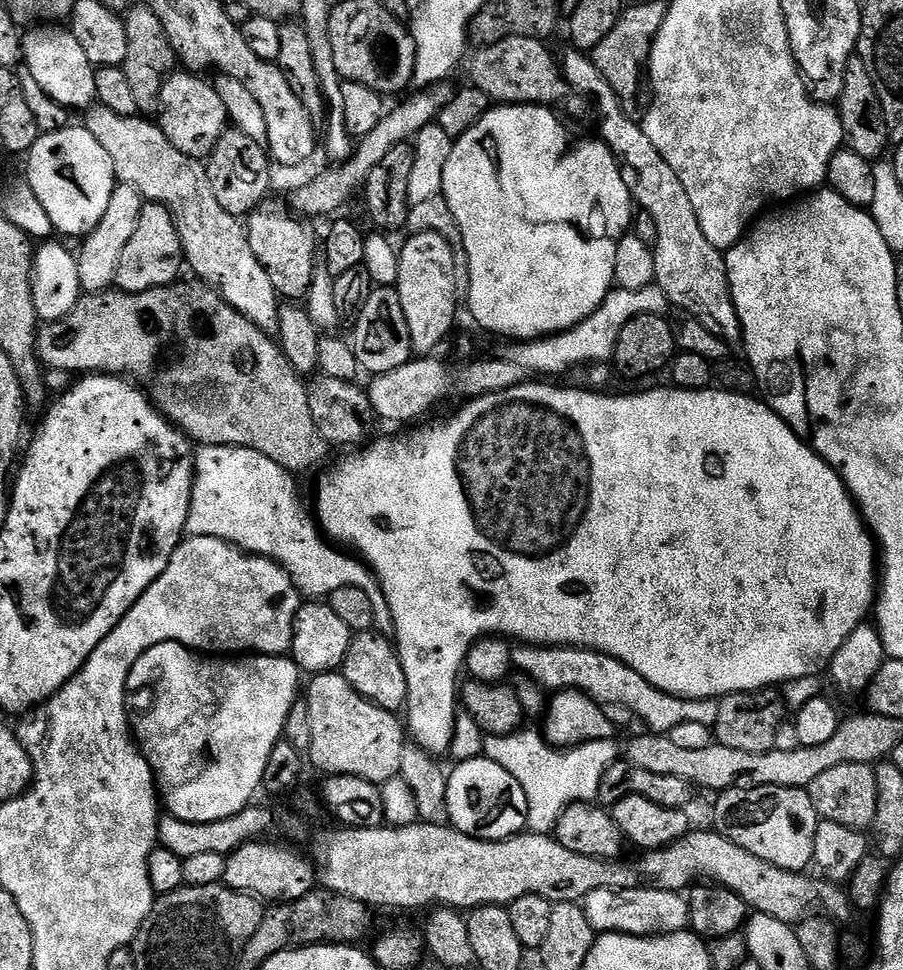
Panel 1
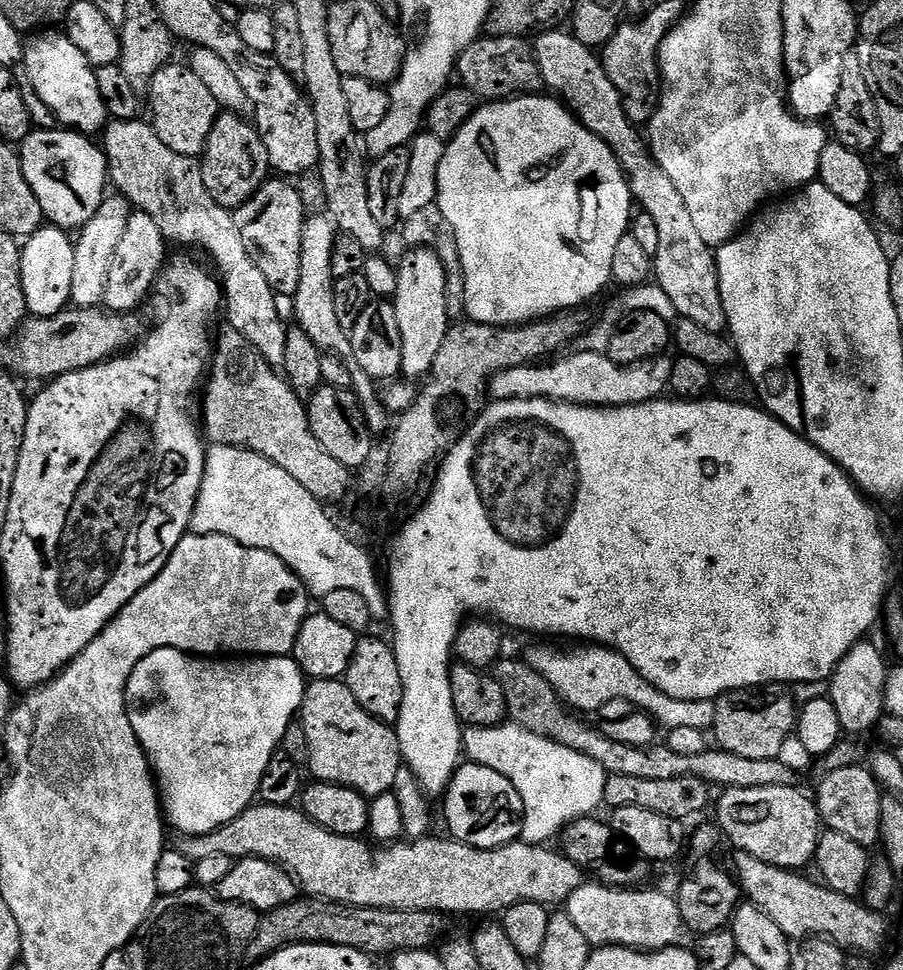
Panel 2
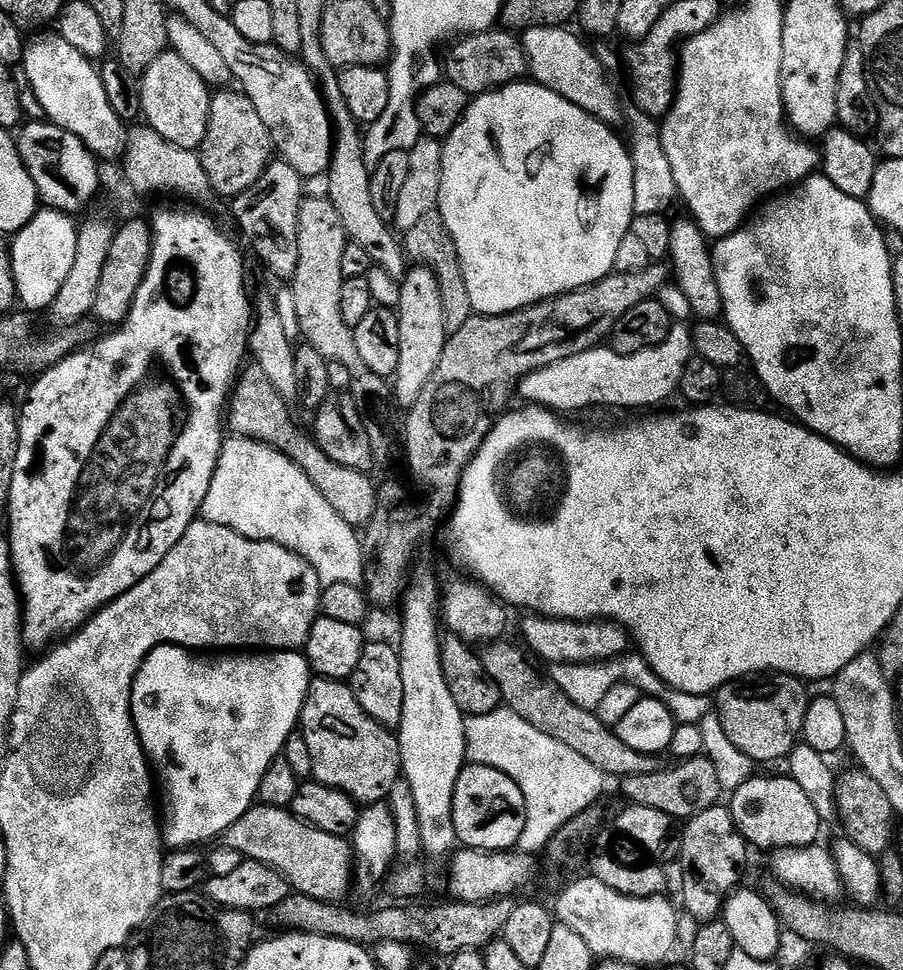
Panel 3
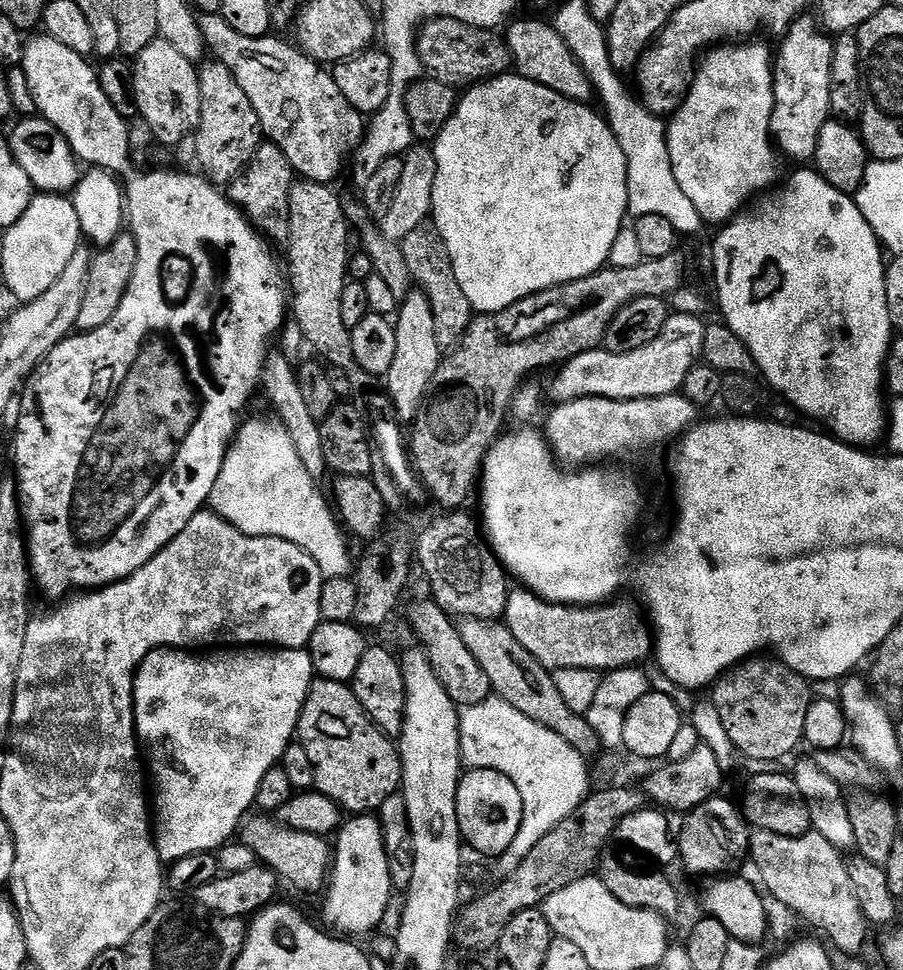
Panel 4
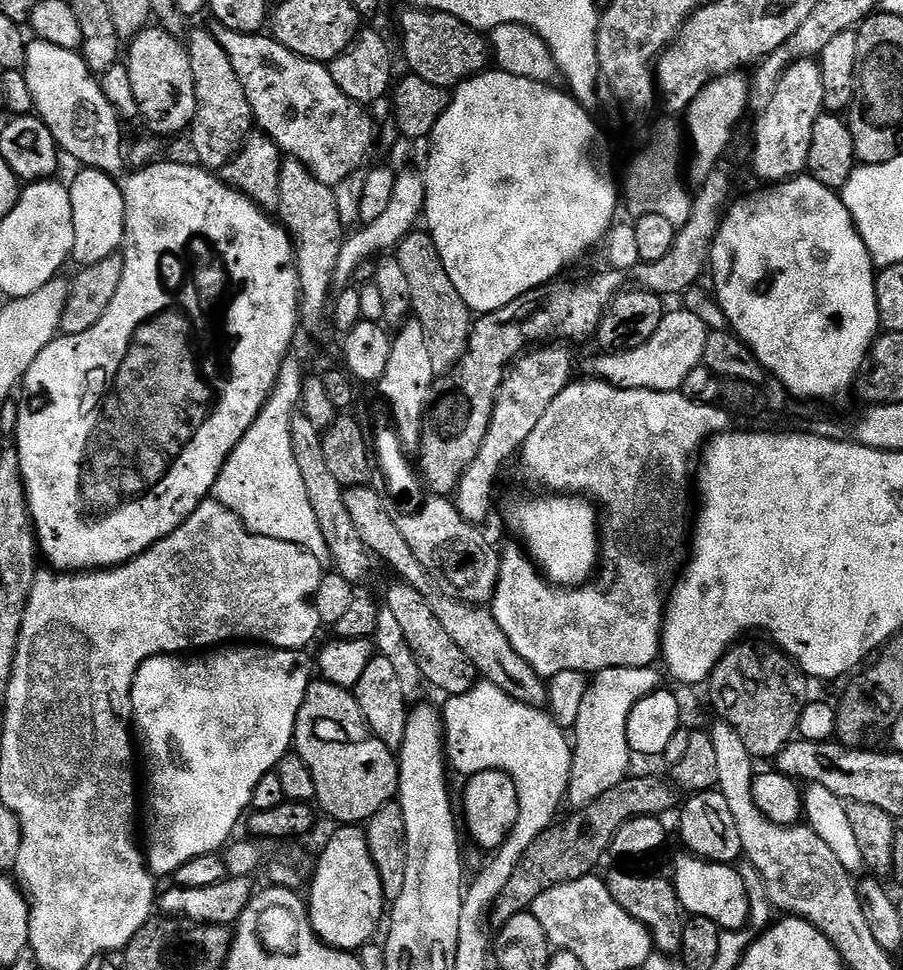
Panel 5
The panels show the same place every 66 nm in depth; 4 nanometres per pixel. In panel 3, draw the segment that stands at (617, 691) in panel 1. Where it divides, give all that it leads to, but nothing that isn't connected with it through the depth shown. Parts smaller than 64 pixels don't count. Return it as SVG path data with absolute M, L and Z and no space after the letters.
M625 654L617 656L615 660L601 660L594 664L553 664L550 668L550 679L574 706L582 706L582 710L596 712L600 707L602 698L614 690L614 686L619 684L629 684L638 689L645 697L657 699L670 710L677 724L700 724L707 718L708 712L713 711L714 704L707 696L698 694L686 694L682 690L674 690L654 670L639 654Z

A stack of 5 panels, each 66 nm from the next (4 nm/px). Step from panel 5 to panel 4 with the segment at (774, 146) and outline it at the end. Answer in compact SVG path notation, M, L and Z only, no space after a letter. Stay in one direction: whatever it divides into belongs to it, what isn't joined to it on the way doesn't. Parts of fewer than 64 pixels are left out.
M805 14L792 23L783 37L780 52L774 56L772 85L774 86L774 114L772 138L781 153L792 160L808 162L816 155L818 134L830 118L832 103L832 45L831 35L822 31L821 25L811 15Z

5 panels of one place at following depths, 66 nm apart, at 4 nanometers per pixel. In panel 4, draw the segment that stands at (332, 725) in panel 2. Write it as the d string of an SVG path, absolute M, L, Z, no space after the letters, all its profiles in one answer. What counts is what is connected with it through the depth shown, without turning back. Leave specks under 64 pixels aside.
M313 679L310 690L306 694L306 702L302 706L298 743L306 750L310 758L310 766L314 766L315 791L333 800L345 813L375 813L382 806L382 802L386 802L386 798L397 795L401 791L404 771L399 747L380 729L373 726L347 683L338 680Z

